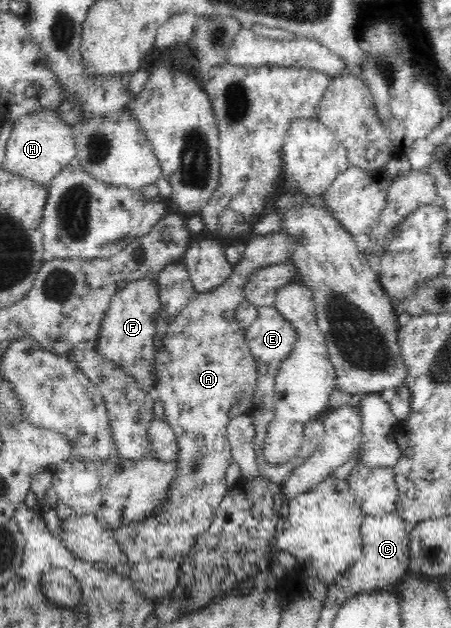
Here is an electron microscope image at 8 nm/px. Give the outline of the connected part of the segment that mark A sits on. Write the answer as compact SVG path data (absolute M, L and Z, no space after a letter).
M283 229L264 236L258 234L249 241L241 259L233 265L230 278L210 292L197 294L171 321L168 333L162 340L163 347L155 352L157 376L154 395L163 403L167 423L177 438L178 477L173 480L161 511L154 513L145 521L122 525L114 530L114 537L120 543L122 553L126 555L130 564L149 561L156 557L180 560L194 546L196 538L211 525L216 508L227 493L224 478L229 468L234 465L226 428L234 416L245 413L253 406L253 395L257 387L256 360L235 317L238 306L245 299L244 284L250 272L254 272L254 268L292 263L294 249L293 238Z

